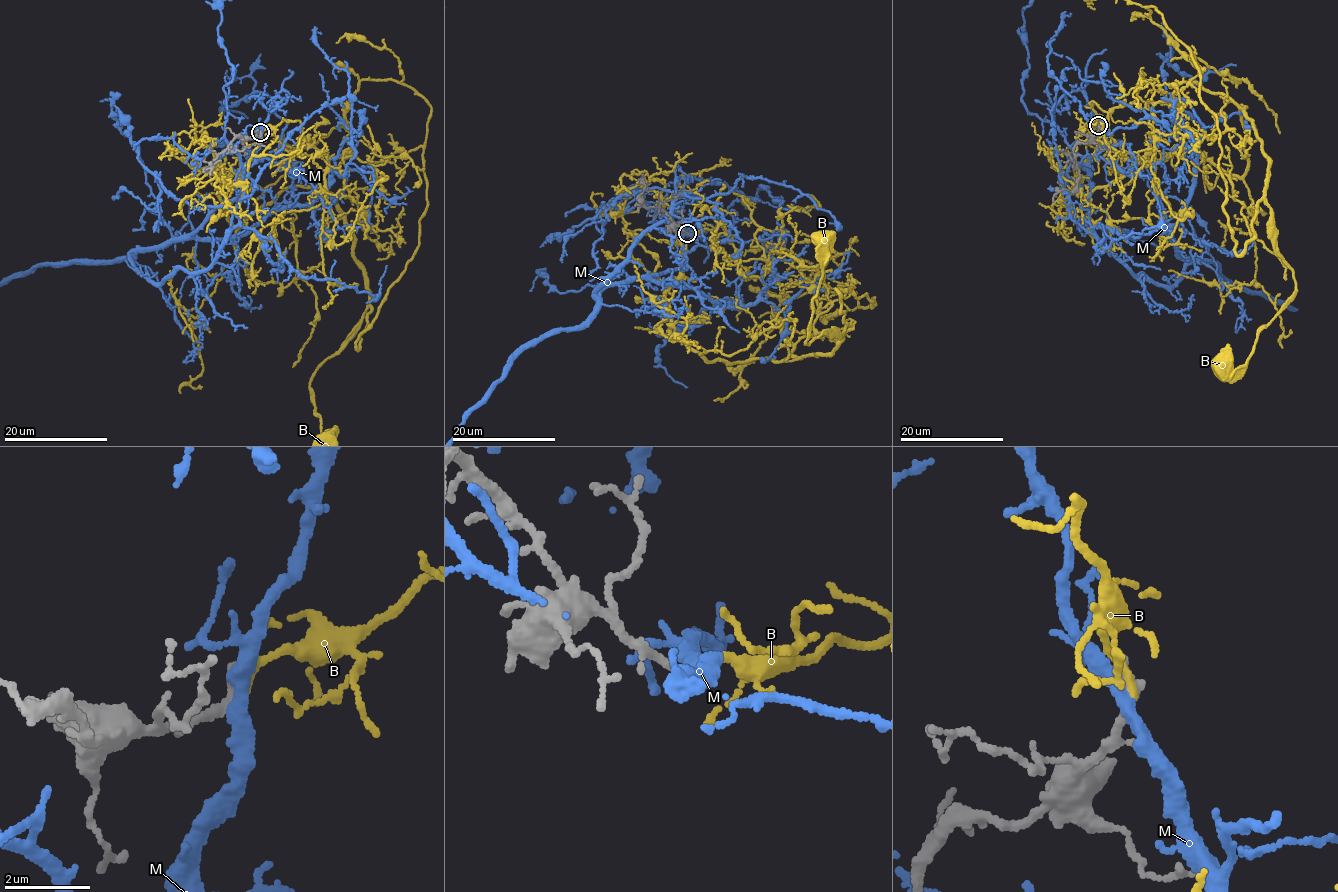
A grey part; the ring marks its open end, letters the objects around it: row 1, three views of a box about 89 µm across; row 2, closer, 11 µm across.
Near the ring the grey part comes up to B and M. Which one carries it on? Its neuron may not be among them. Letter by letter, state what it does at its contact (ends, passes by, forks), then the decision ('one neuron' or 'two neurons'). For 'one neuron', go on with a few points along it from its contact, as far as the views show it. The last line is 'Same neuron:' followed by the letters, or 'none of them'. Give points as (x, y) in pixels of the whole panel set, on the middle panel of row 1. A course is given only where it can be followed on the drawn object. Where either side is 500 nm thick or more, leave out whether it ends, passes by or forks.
B: it ends | two neurons
M: it passes by | two neurons
Same neuron: none of them

